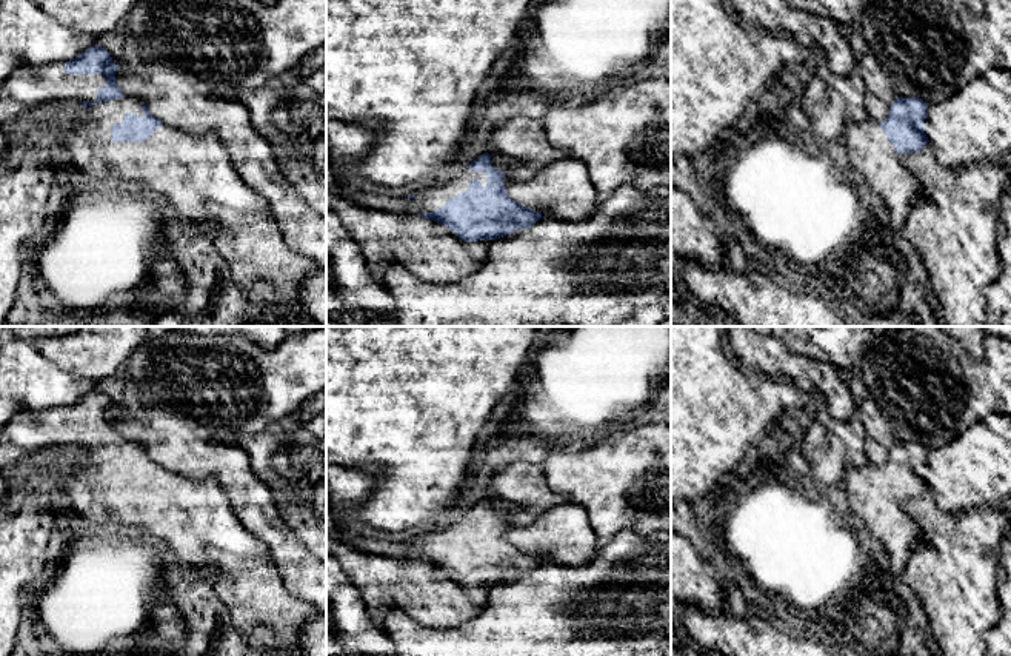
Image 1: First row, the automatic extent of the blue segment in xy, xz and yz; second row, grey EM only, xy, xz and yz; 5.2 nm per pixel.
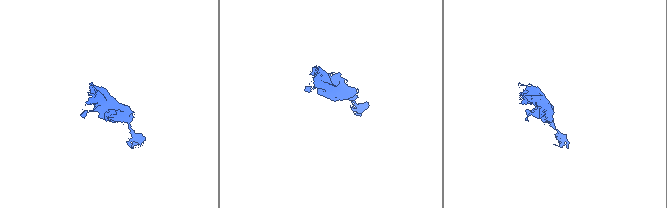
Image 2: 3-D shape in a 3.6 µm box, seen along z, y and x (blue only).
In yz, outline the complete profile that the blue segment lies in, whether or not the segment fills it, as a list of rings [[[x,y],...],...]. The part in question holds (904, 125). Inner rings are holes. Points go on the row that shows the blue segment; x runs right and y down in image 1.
[[[896,97],[883,122],[845,123],[843,145],[851,166],[863,176],[888,211],[891,231],[902,231],[922,196],[917,179],[902,165],[905,152],[920,151],[929,140],[923,129],[928,103]]]

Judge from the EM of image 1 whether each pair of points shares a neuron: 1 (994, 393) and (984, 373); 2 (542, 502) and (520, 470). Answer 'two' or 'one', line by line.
1: one
2: one

